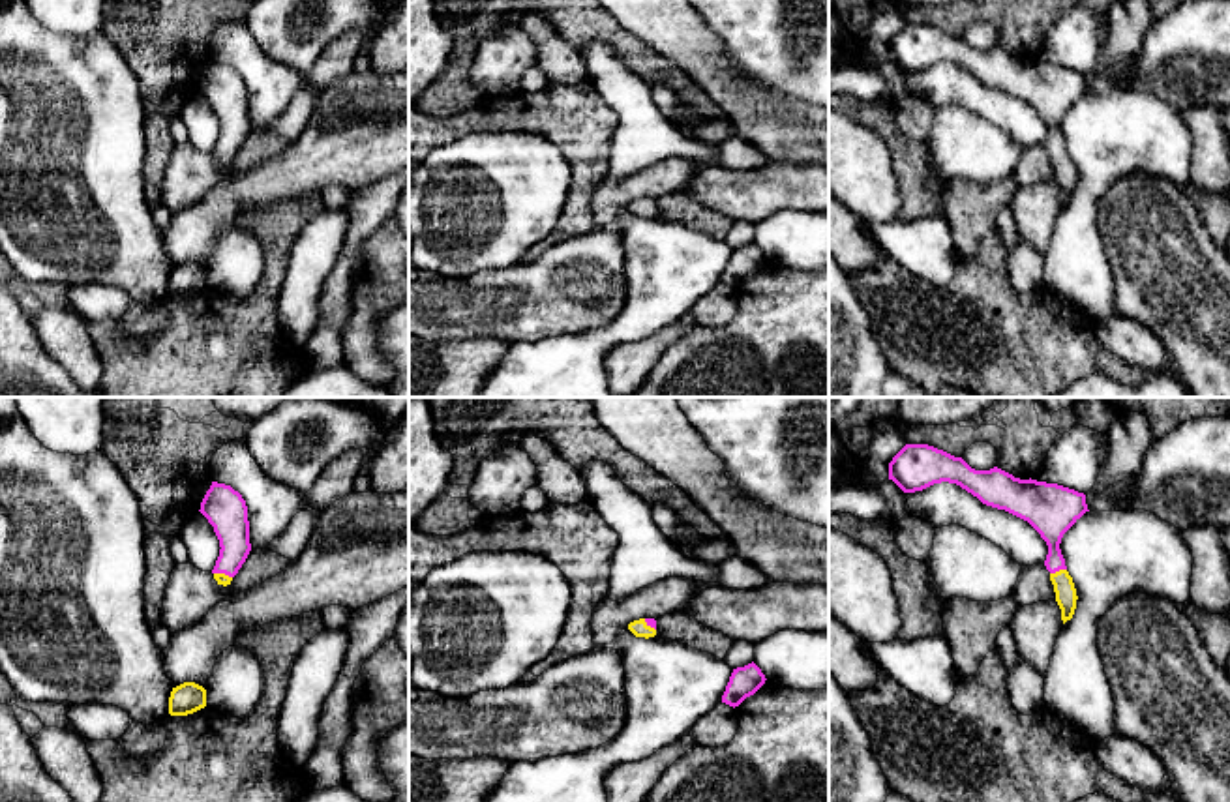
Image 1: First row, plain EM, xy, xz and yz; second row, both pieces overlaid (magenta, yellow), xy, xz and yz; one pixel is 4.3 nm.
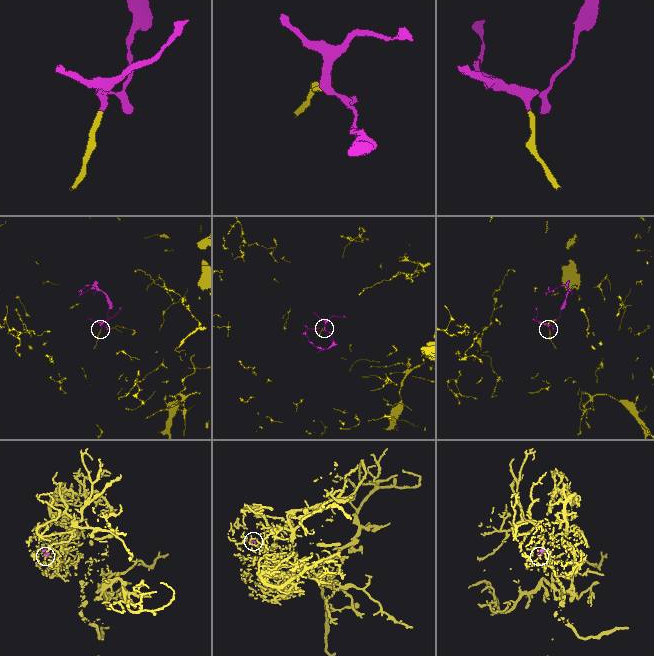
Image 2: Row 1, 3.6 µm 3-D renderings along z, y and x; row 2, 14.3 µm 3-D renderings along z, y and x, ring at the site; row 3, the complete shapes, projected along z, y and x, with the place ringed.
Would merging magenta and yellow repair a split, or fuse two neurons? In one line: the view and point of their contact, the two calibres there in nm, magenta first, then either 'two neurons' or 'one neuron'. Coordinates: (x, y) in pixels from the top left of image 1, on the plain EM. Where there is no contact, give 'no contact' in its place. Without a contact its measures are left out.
yz (1058, 150) | 200/100 nm | one neuron

